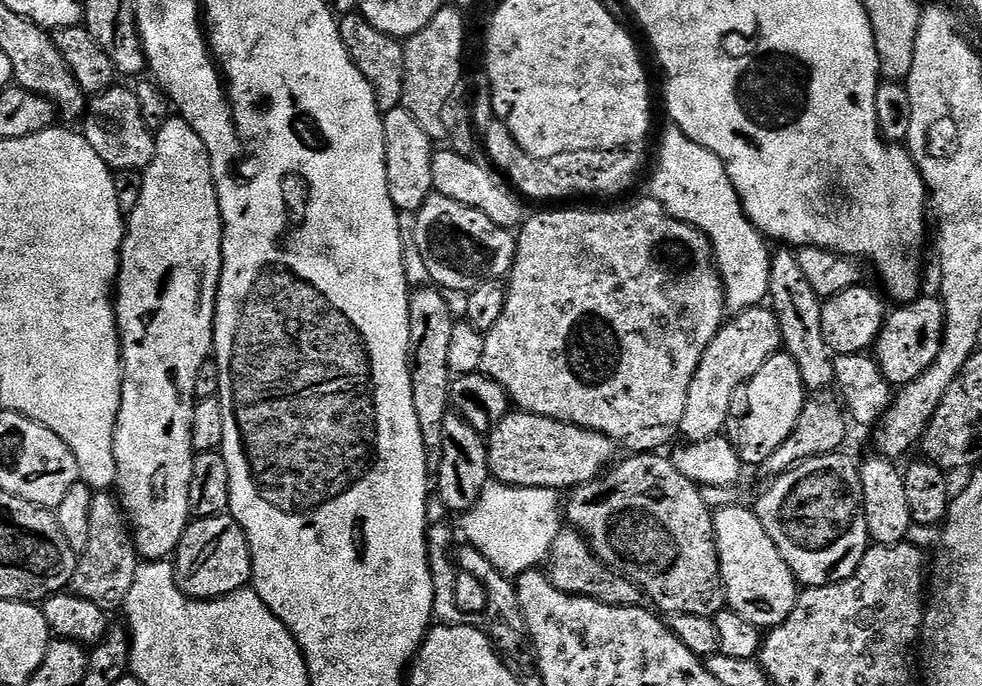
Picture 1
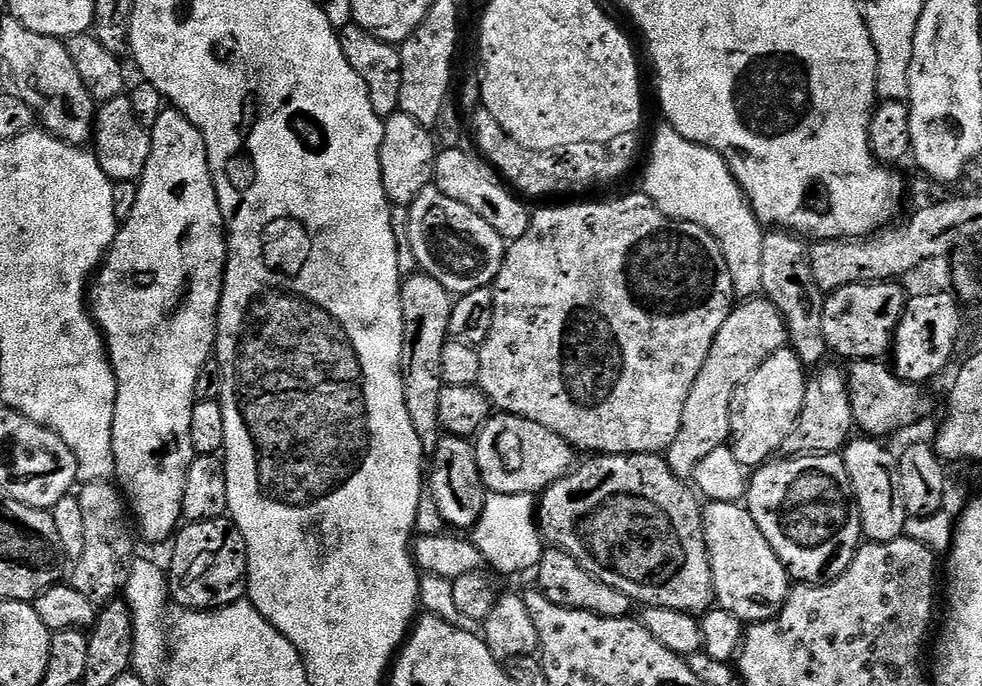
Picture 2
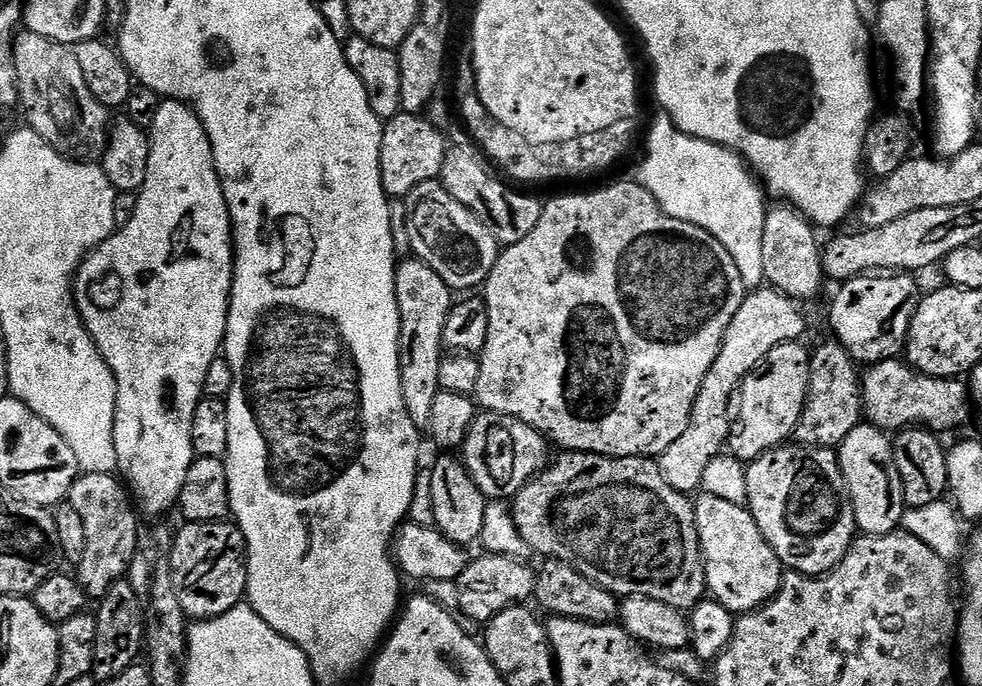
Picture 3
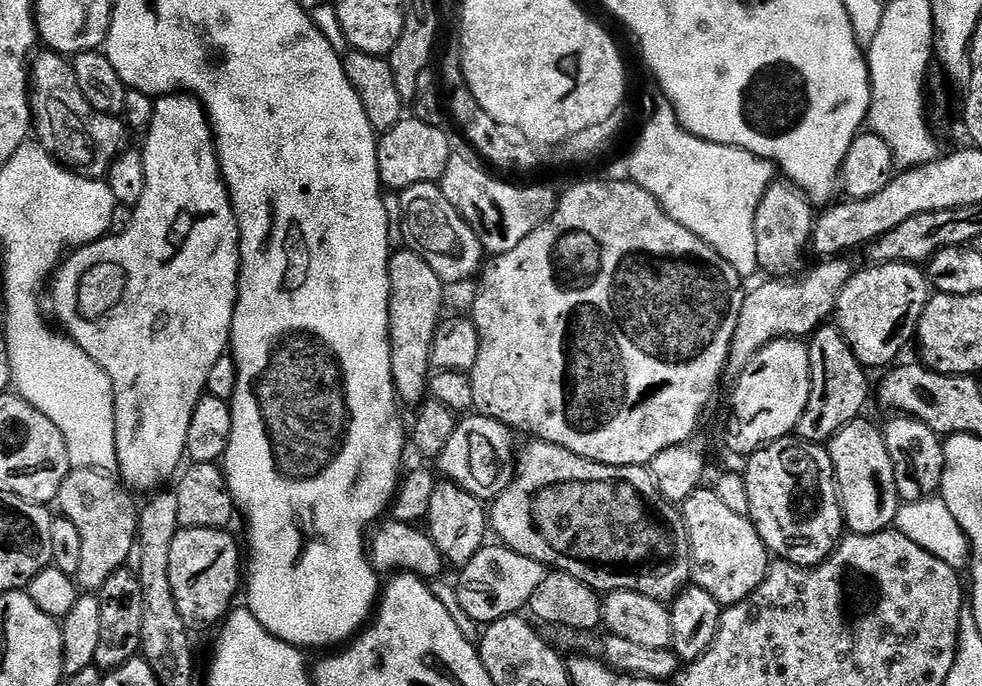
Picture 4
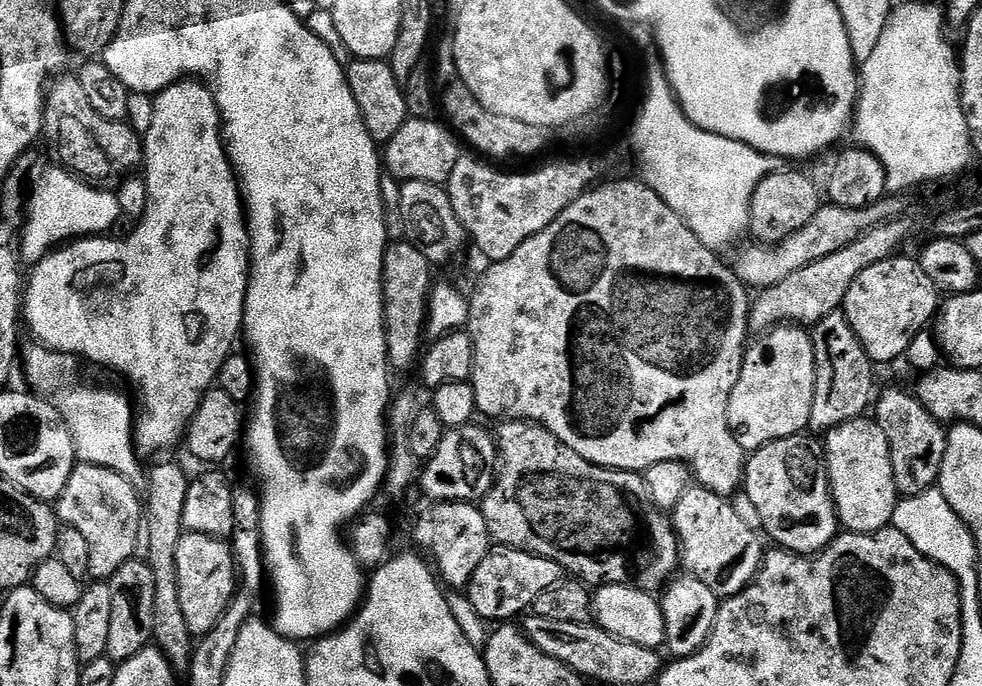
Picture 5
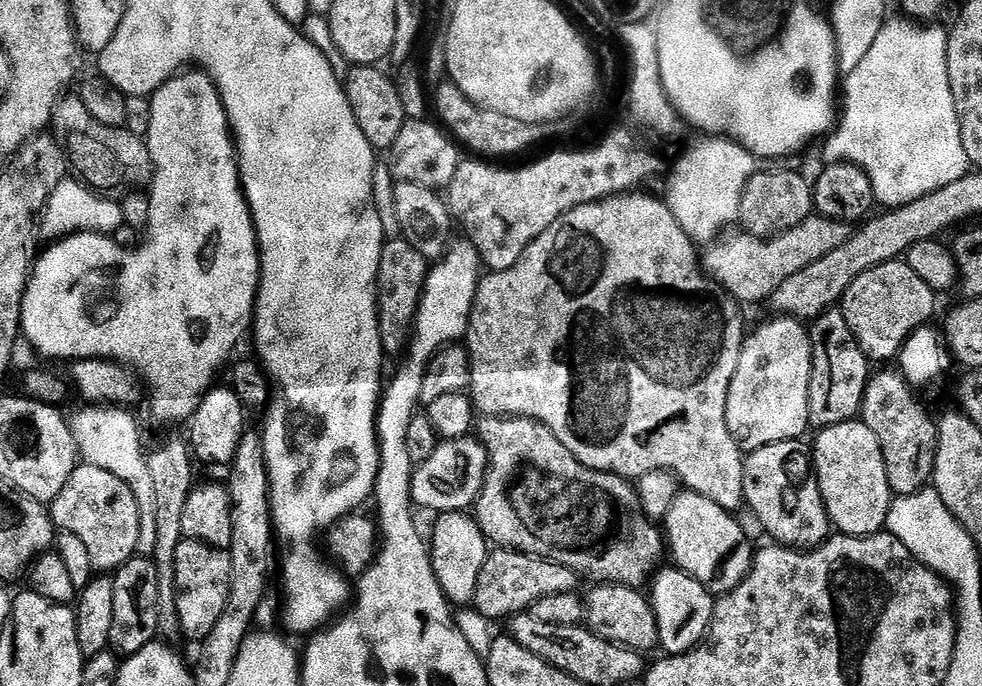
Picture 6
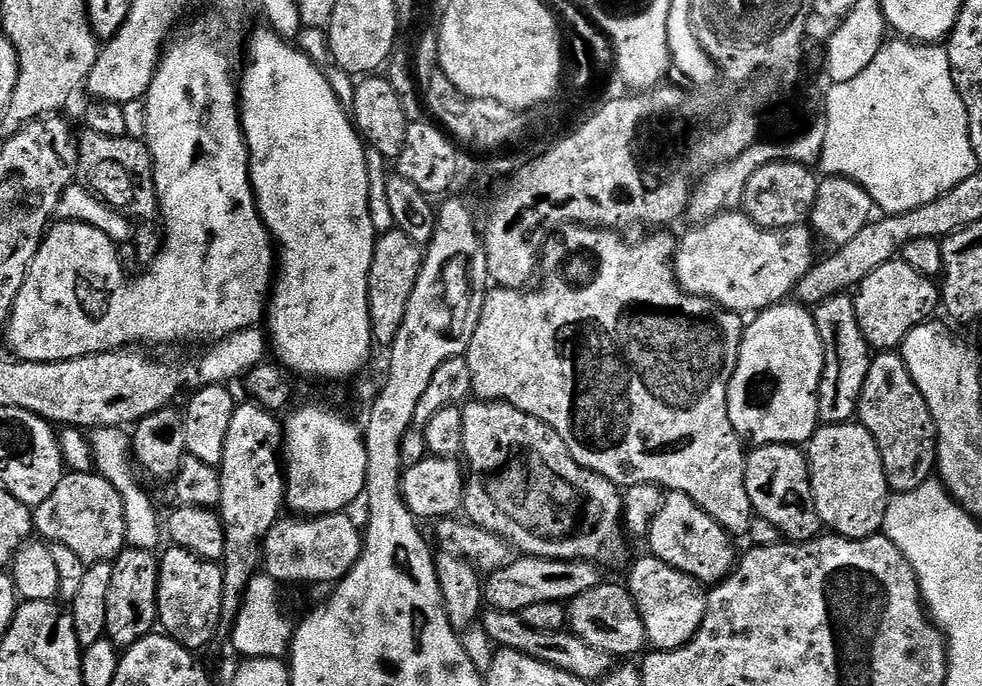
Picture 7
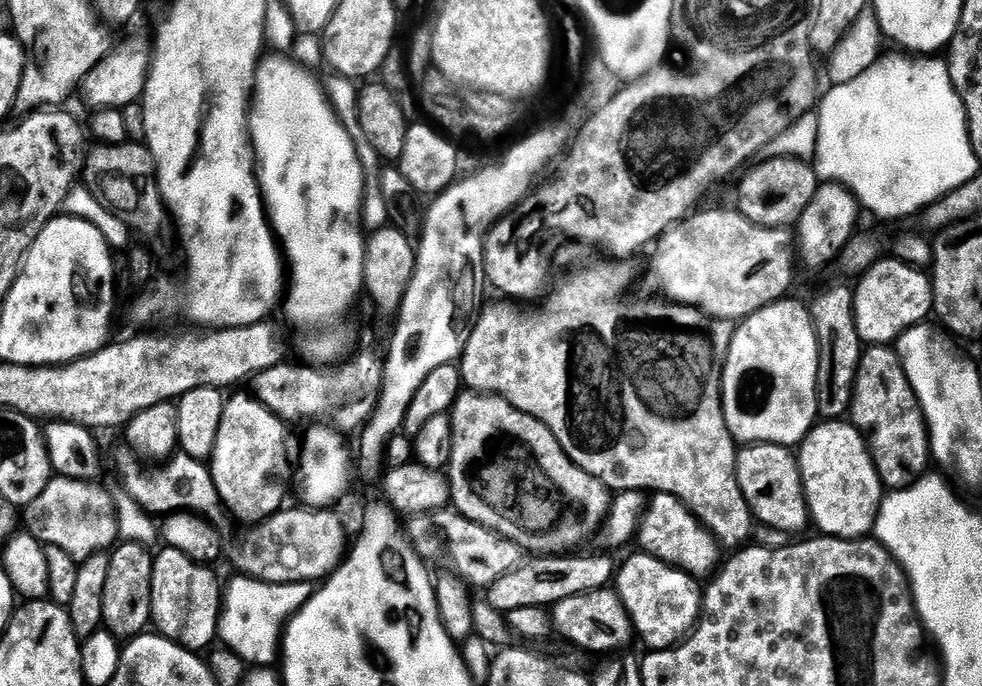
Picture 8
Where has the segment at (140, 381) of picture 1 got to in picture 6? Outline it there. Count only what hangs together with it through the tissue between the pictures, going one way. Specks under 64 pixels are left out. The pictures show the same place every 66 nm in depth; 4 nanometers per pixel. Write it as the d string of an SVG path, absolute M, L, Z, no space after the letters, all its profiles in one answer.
M184 70L184 71L181 71L181 72L180 72L180 73L179 73L179 74L177 74L177 75L175 75L175 76L173 76L173 77L172 77L172 79L170 79L170 80L168 80L168 81L167 81L167 82L165 82L165 83L164 83L164 84L163 84L163 86L161 86L161 87L160 87L160 88L158 88L158 89L156 89L156 91L155 91L155 92L153 92L153 93L152 93L152 95L151 95L151 97L150 97L150 99L151 99L151 101L152 101L152 105L151 105L151 106L150 106L150 130L149 130L149 131L148 131L148 134L147 134L147 137L146 137L146 143L147 143L147 146L148 146L148 149L149 149L149 150L150 150L150 158L151 158L151 159L152 159L152 183L151 183L151 185L150 185L150 195L149 195L149 196L148 196L148 205L149 205L149 206L150 206L150 222L149 222L149 223L148 223L148 231L147 231L147 233L146 233L146 235L145 235L145 236L144 236L144 237L143 237L143 240L142 240L142 243L141 243L141 244L140 244L140 245L139 245L139 246L137 246L137 247L124 247L124 246L122 246L122 245L116 245L116 244L115 244L115 243L114 243L114 241L113 241L113 240L112 240L112 238L111 238L111 235L108 235L108 234L101 234L101 233L99 233L99 232L78 232L78 233L75 233L75 234L73 234L73 235L70 235L70 236L65 236L65 237L63 237L63 238L60 238L60 239L57 239L57 240L56 240L56 241L55 241L55 242L52 242L52 243L49 243L49 244L52 244L52 245L50 245L50 246L49 246L49 248L48 248L48 249L46 249L46 250L45 250L45 252L44 252L44 253L42 253L42 254L41 254L41 256L40 256L40 253L39 253L39 255L37 255L37 256L36 256L36 257L35 257L35 260L34 260L34 263L33 263L33 265L32 265L32 267L31 267L31 269L30 269L30 271L29 271L29 274L28 274L28 285L27 285L27 286L26 286L26 290L25 290L25 291L24 291L24 297L23 297L23 298L22 298L22 306L21 306L21 307L20 307L20 330L21 330L21 333L22 333L22 336L23 336L23 339L24 339L24 340L25 340L25 341L26 341L26 340L27 340L27 339L28 339L28 340L29 340L29 342L30 342L30 343L32 343L32 344L33 344L33 346L34 346L34 347L36 347L36 348L37 348L37 350L38 350L38 351L40 351L40 352L41 352L41 354L42 354L42 355L44 355L44 356L53 356L53 358L54 358L54 359L56 359L56 360L68 360L68 361L67 361L67 362L75 362L75 361L77 361L77 360L114 360L114 361L116 361L116 363L118 363L118 364L122 364L122 365L125 365L125 366L127 366L127 367L128 367L128 368L129 368L129 369L132 369L132 370L135 370L135 371L136 371L136 372L137 372L137 373L139 373L139 375L140 375L140 376L141 376L141 377L142 377L142 380L143 380L143 376L142 376L142 375L144 375L144 380L145 380L145 381L144 381L144 380L143 380L143 383L144 383L144 384L145 384L145 385L146 385L146 388L147 388L147 384L146 384L146 383L148 383L148 388L149 388L149 390L150 390L150 391L152 391L152 412L153 412L153 414L154 414L154 415L156 415L156 416L157 416L157 418L158 418L158 419L160 419L160 420L184 420L184 421L187 421L187 420L188 420L188 419L189 419L189 418L191 418L191 416L192 416L192 415L194 415L194 413L196 413L196 407L197 407L197 406L198 406L198 405L199 405L199 404L200 404L200 401L201 401L201 400L203 400L203 399L204 399L204 395L205 395L205 394L206 394L206 393L208 393L208 392L209 392L209 391L210 391L210 389L211 389L211 388L212 388L212 387L213 387L213 384L214 384L214 381L212 381L212 379L214 379L214 378L215 378L215 376L216 376L216 371L218 371L218 370L219 370L219 368L220 368L220 367L222 367L222 366L223 366L223 364L224 364L224 363L226 363L226 364L225 364L225 365L227 365L227 364L228 364L228 363L229 363L229 360L228 360L228 355L230 355L230 354L231 354L231 352L232 352L232 351L234 351L234 350L235 350L235 348L236 348L236 343L238 343L238 342L239 342L239 340L240 340L240 339L242 339L242 338L243 338L243 336L244 336L244 335L246 335L246 334L247 334L247 332L248 332L248 335L249 335L249 332L250 332L250 329L251 329L251 328L252 328L252 327L253 327L253 324L254 324L254 317L255 317L255 314L256 314L256 295L257 295L257 294L258 294L258 290L259 290L259 289L260 289L260 245L259 245L259 244L257 244L257 243L256 243L256 223L255 223L255 222L253 222L253 221L252 221L252 212L251 212L251 210L249 210L249 209L248 209L248 200L247 200L247 198L246 198L246 197L245 197L245 196L244 196L244 190L243 190L243 187L242 187L242 185L241 185L241 182L240 182L240 165L239 165L239 163L238 163L238 157L237 157L237 155L236 155L236 146L235 146L235 143L234 143L234 137L233 137L233 134L232 134L232 129L231 129L231 127L230 127L230 125L229 125L229 122L228 122L228 115L227 115L227 114L226 114L226 110L225 110L225 109L224 109L224 103L223 103L223 102L222 102L222 98L221 98L221 97L220 97L220 92L219 92L219 91L218 91L218 89L216 89L216 84L215 84L215 83L214 83L214 82L213 82L213 80L212 80L212 79L210 79L210 78L209 78L209 76L208 76L208 73L207 73L207 72L205 72L205 71L203 71L203 70Z

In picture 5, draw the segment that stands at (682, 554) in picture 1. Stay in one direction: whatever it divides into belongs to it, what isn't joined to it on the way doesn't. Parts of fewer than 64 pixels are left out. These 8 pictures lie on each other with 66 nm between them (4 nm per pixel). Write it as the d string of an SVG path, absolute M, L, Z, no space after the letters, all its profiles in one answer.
M510 420L499 425L500 433L495 433L494 439L498 445L498 475L495 477L492 488L482 497L482 511L486 518L488 535L497 545L517 548L529 552L531 556L550 558L564 568L569 577L583 582L588 586L601 584L635 584L644 592L659 593L673 579L674 573L681 567L680 538L676 529L666 519L665 513L659 508L652 507L648 499L648 488L644 485L644 478L638 472L615 472L612 468L603 468L591 464L582 454L574 454L570 446L566 446L554 434L550 434L540 424L523 420Z

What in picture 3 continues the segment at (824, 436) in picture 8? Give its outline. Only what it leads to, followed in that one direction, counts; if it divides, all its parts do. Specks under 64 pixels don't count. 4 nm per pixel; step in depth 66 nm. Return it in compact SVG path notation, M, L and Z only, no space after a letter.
M861 422L838 449L840 469L854 506L857 529L866 536L881 536L901 527L906 505L898 462L894 458L894 444L889 433L873 424Z

